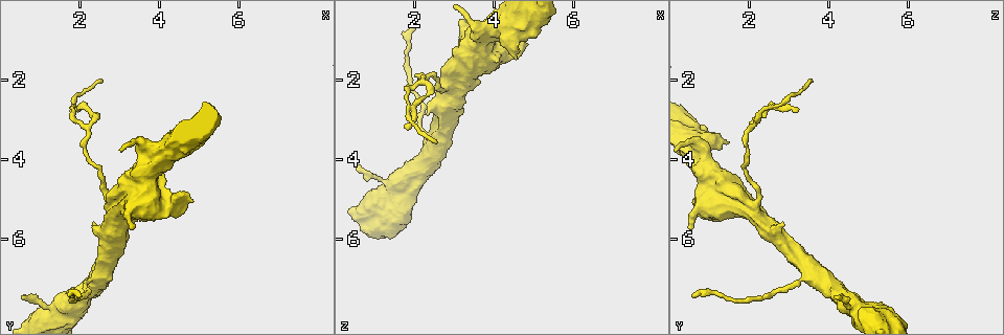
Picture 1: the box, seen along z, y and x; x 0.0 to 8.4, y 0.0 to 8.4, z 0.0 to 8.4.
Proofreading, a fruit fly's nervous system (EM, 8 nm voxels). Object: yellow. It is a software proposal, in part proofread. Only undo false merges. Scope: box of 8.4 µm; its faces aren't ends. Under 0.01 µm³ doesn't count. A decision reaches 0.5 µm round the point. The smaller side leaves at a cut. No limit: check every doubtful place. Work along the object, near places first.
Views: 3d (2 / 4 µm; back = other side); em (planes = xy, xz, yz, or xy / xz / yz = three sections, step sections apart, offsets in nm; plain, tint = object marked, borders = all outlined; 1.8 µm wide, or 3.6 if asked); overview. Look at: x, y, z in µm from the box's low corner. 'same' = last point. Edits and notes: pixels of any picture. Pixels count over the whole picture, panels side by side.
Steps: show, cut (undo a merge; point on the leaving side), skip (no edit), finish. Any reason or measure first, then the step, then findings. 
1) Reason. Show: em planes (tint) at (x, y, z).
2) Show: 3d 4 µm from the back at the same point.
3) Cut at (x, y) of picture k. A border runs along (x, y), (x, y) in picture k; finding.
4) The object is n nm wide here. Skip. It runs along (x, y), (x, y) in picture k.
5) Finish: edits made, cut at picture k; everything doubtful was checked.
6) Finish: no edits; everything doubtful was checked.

Calibre changes. Show: 3d 4 µm at (3.60, 4.55, 1.20).

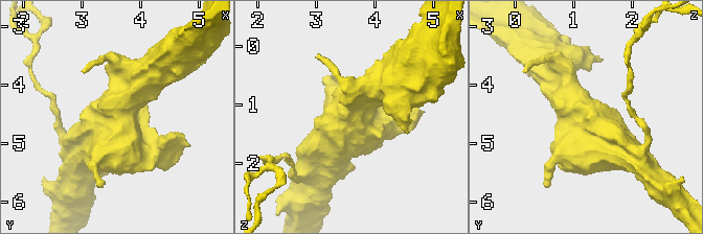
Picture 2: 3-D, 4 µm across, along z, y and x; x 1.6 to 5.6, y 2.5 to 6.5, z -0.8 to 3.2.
Show: em 3.6 µm planes (tint) at (3.60, 4.55, 1.15).

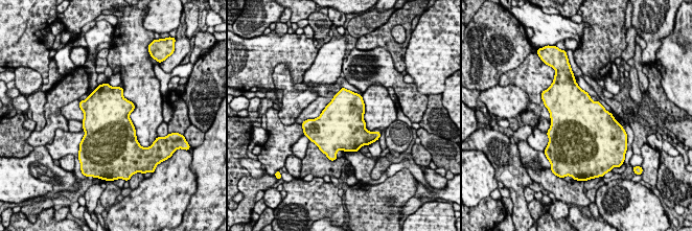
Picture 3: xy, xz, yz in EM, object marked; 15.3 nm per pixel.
Skip. Continuous, no second neuron.

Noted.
Side arm on a straight run. Show: 3d 4 µm at (3.75, 3.70, 0.80).

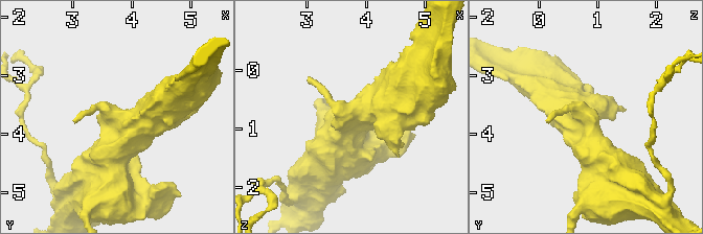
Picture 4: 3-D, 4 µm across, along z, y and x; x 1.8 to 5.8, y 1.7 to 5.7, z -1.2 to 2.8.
Show: em 3.6 µm planes (tint) at (3.70, 3.70, 0.75).

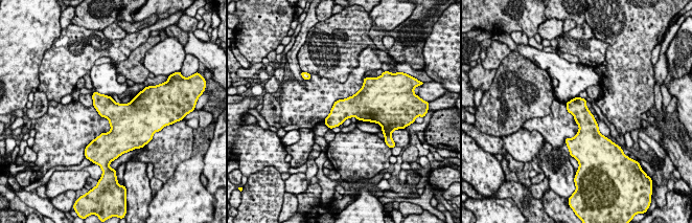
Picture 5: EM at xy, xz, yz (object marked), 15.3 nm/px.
The object is 280 nm wide here. Skip. Continuous, no second neuron.

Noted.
Small branch off a trunk. Show: 3d 4 µm from the back at (3.00, 5.35, 2.15).

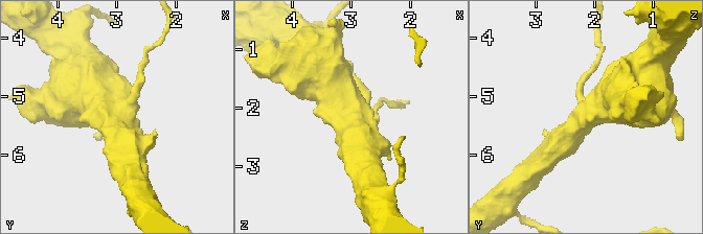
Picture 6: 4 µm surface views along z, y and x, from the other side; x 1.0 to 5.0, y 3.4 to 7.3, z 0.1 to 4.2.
3 arms meet here. Show: em 3.6 µm planes (plain) at (3.05, 5.35, 2.10).

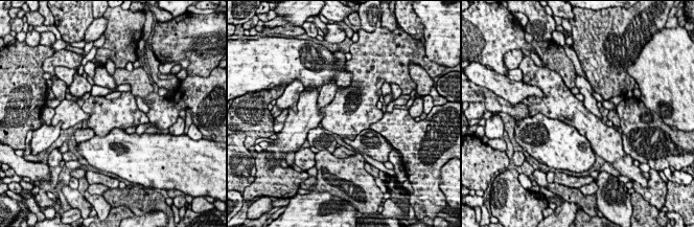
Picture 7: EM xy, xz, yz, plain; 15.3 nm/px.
Show: em 3.6 µm planes (tint) at the same point.

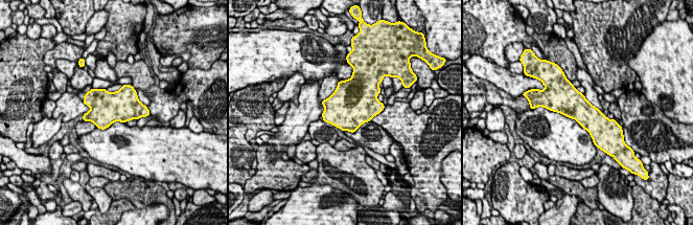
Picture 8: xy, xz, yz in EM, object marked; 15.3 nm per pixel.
The object is 420 nm wide here. Skip. One neuron here.

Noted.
Finish: no edits; everything doubtful was checked.

